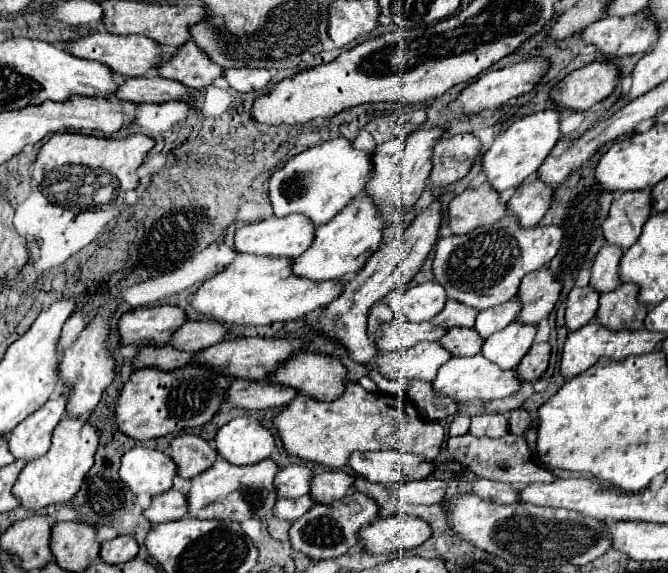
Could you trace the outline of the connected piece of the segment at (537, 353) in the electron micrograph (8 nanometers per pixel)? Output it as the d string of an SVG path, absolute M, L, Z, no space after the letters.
M540 343L540 345L532 345L530 351L524 355L524 359L520 361L520 365L516 367L516 373L522 381L536 381L540 379L540 375L546 371L548 367L548 359L550 359L550 345L548 343Z

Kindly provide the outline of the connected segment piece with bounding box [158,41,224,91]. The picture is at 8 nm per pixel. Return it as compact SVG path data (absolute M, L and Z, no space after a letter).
M194 41L186 43L186 47L180 47L170 61L158 67L158 71L162 77L180 81L198 91L210 87L218 77L224 77L224 69L218 67L206 53L202 53Z

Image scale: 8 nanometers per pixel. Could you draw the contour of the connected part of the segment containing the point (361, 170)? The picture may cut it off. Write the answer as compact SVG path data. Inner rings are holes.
M344 137L310 147L292 155L282 169L270 177L270 203L276 217L300 213L306 215L314 227L328 223L340 209L344 209L372 177L372 151L358 151Z

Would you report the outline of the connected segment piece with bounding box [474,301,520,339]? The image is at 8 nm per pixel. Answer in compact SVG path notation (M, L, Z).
M506 301L502 305L498 305L498 307L480 311L478 317L476 317L476 323L474 323L474 331L482 339L488 339L496 331L502 331L504 327L508 327L516 319L518 311L520 311L520 303L518 301Z

